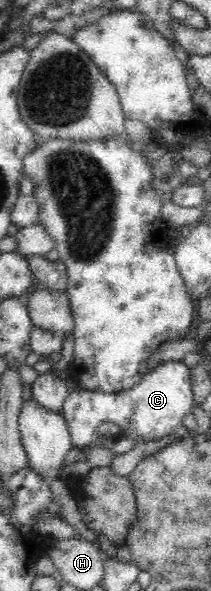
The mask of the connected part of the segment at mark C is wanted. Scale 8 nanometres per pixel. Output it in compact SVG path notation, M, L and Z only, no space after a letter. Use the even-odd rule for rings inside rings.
M167 361L157 365L157 368L143 376L143 379L139 380L139 383L135 384L133 388L122 392L104 394L77 387L73 393L68 394L62 407L62 415L66 420L72 445L81 448L88 446L94 439L97 426L104 422L111 422L111 424L117 426L118 435L116 436L121 439L133 440L135 444L159 441L165 436L174 434L182 426L185 415L191 413L193 407L193 392L191 391L190 380L190 370L183 362Z

